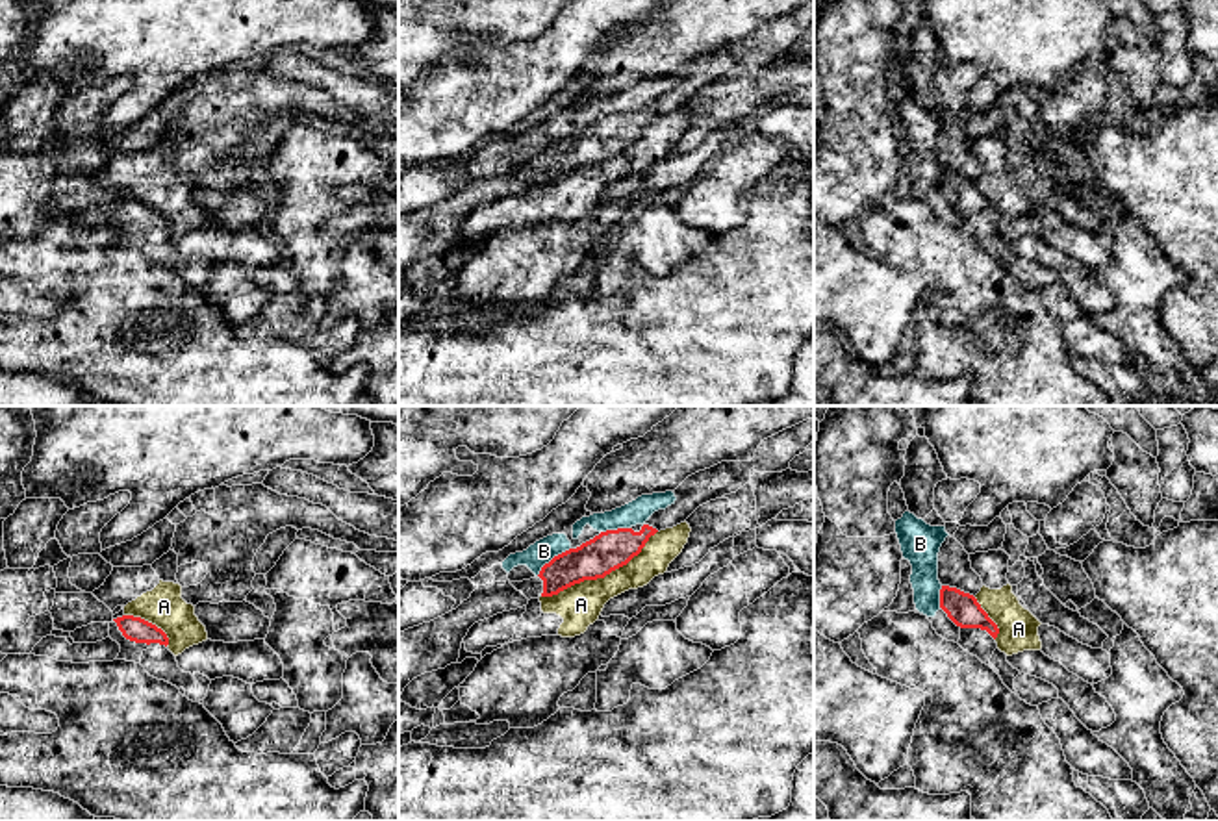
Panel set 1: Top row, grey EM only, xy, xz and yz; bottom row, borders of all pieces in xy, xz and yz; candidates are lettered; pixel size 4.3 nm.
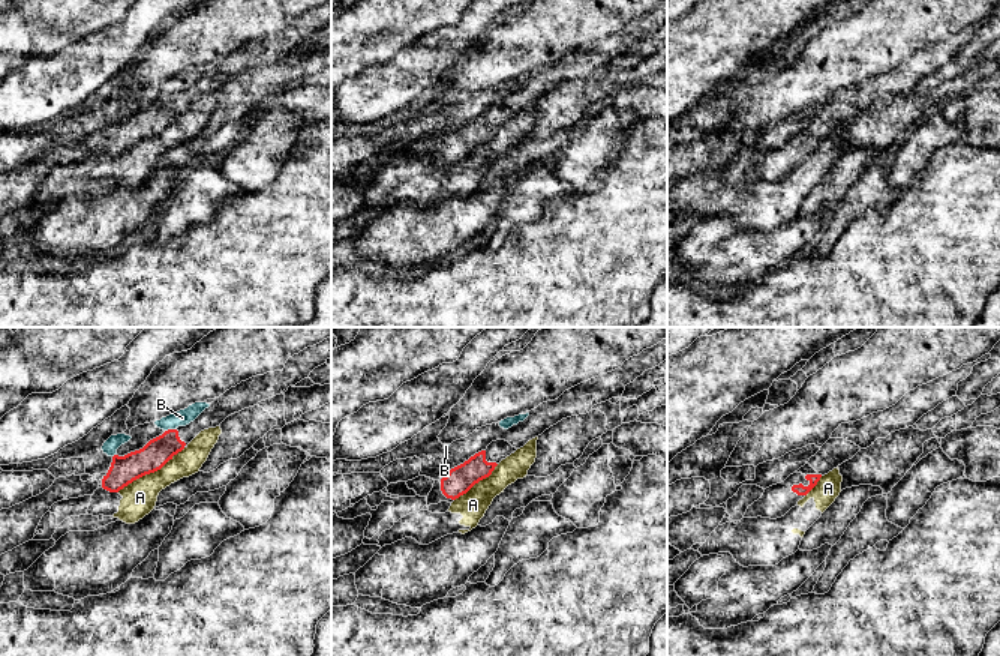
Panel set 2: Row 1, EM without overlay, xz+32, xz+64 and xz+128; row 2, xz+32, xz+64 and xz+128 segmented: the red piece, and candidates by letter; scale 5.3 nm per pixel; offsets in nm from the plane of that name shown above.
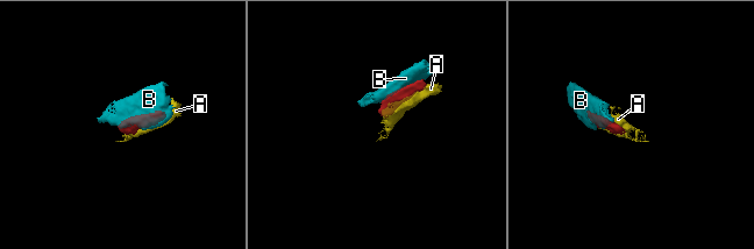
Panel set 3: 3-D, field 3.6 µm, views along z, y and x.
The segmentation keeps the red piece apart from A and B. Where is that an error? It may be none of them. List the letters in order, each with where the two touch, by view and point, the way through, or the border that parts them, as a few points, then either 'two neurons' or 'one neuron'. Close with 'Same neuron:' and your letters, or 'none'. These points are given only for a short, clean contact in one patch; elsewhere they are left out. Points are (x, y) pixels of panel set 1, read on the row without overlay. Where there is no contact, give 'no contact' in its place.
A: xz (601, 162) | two neurons
B: xz (553, 143) | two neurons
Same neuron: none

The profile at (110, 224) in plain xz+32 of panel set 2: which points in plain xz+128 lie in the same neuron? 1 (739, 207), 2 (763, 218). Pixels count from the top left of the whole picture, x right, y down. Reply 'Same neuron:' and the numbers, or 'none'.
Same neuron: none

